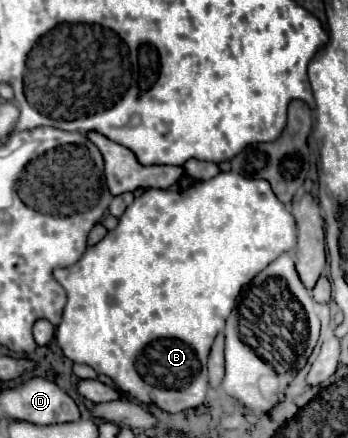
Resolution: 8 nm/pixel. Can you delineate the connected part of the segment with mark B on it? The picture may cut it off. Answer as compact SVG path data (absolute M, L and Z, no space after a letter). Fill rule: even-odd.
M228 171L228 173L218 173L216 177L212 177L208 181L196 181L194 185L190 185L186 189L178 189L178 191L148 189L140 197L136 197L134 203L124 211L124 215L118 221L118 227L114 231L110 231L98 245L88 247L78 263L74 263L66 269L54 271L56 281L68 293L68 303L64 309L62 323L56 327L56 342L70 361L86 363L96 373L108 375L124 395L128 395L144 405L154 403L168 413L180 413L190 407L198 407L198 405L202 405L202 401L206 397L206 389L208 389L208 371L206 371L208 351L210 351L212 341L218 335L218 331L224 329L224 321L230 315L230 311L234 309L240 289L252 277L256 277L266 265L270 265L278 255L282 255L294 247L296 247L294 217L276 199L274 191L270 189L270 183L264 179L246 179L234 171Z

